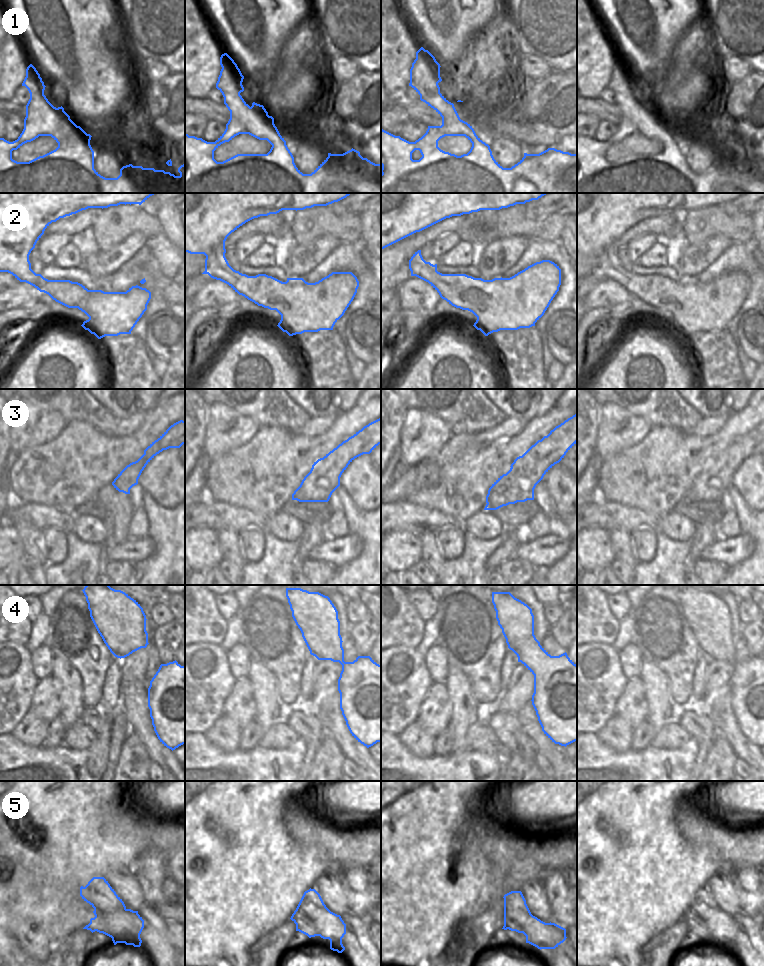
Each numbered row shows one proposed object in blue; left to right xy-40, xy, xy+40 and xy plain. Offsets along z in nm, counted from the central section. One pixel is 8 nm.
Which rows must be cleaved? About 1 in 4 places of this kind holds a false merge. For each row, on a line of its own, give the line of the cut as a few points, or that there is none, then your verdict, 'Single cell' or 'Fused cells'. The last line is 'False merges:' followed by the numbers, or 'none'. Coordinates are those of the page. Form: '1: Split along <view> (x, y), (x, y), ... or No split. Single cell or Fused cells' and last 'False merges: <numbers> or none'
1: No split. Single cell
2: No split. Single cell
3: Split along xy+40 (533, 445), (524, 454). Fused cells
4: No split. Single cell
5: Split along xy-40 (94, 908), (105, 912), (116, 912), (125, 909). Fused cells
False merges: 3, 5.

